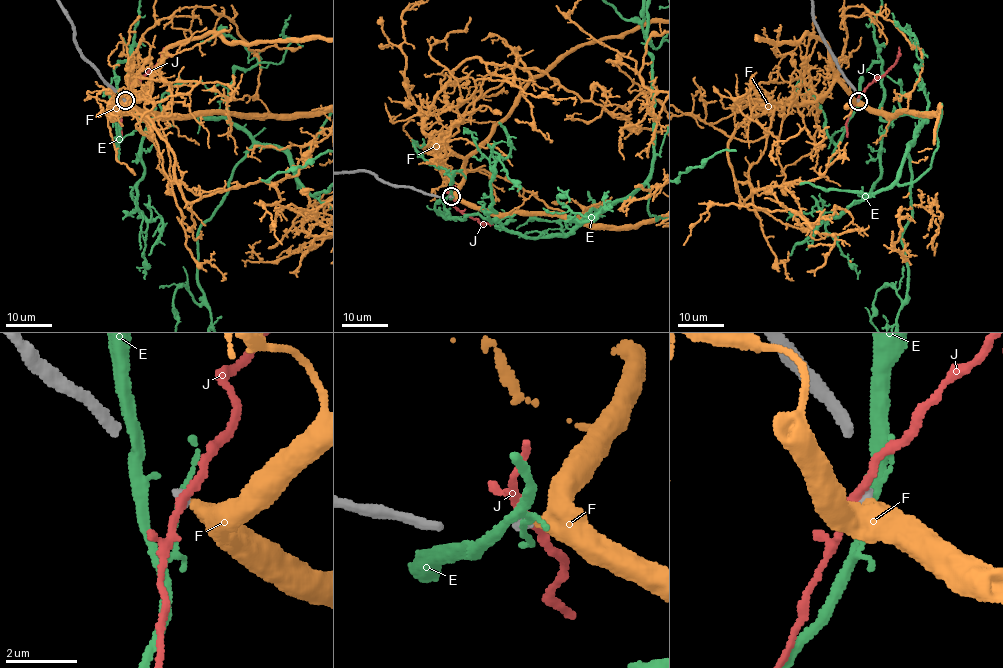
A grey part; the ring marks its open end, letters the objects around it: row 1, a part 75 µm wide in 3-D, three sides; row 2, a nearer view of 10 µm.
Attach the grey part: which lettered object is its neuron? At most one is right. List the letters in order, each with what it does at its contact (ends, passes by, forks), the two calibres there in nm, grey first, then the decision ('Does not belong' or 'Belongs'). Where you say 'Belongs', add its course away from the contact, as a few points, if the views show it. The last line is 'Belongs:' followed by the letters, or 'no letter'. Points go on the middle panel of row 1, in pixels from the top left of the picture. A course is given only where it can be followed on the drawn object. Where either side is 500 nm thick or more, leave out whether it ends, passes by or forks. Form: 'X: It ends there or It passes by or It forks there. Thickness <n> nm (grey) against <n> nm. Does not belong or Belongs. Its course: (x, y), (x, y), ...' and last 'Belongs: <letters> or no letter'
E: It passes by. Thickness 240 nm (grey) against 110 nm. Does not belong
F: It ends there. Thickness 240 nm (grey) against 480 nm. Belongs
J: It passes by. Thickness 240 nm (grey) against 240 nm. Does not belong
Belongs: F

